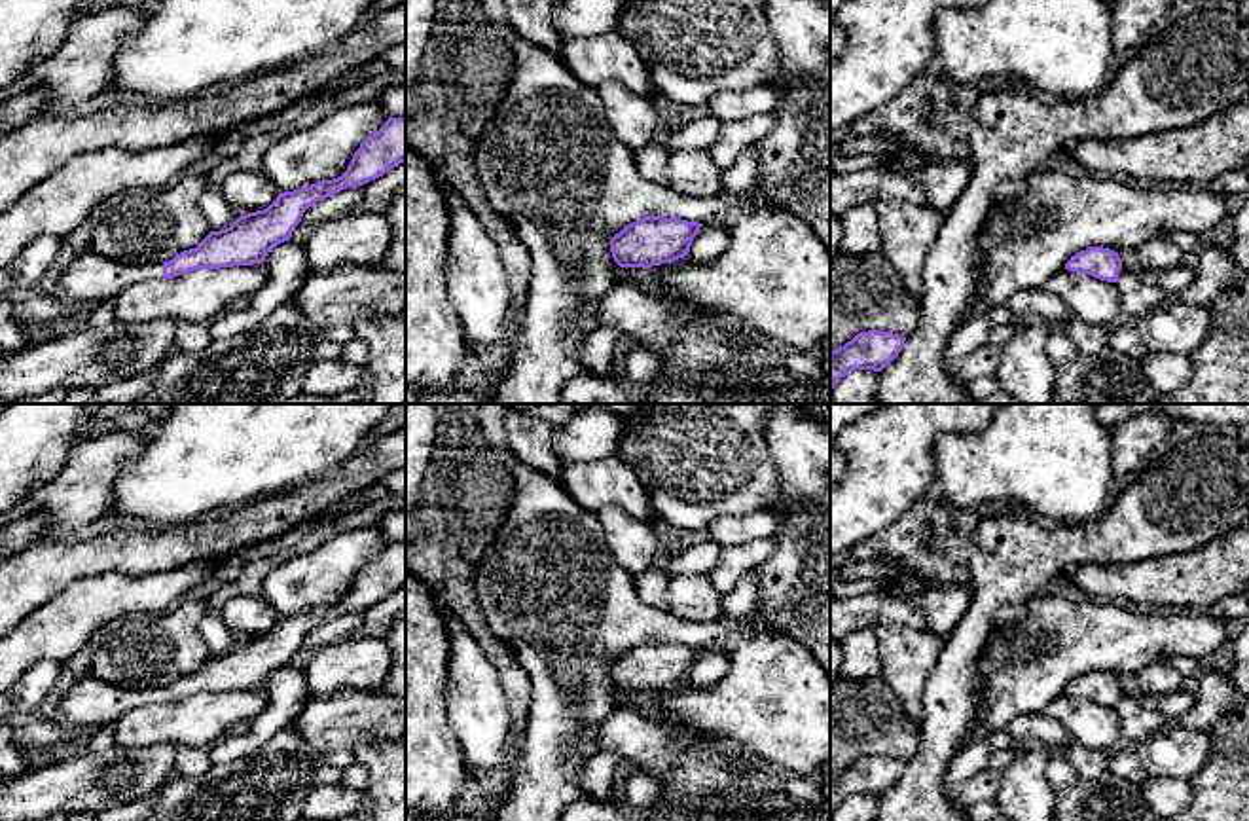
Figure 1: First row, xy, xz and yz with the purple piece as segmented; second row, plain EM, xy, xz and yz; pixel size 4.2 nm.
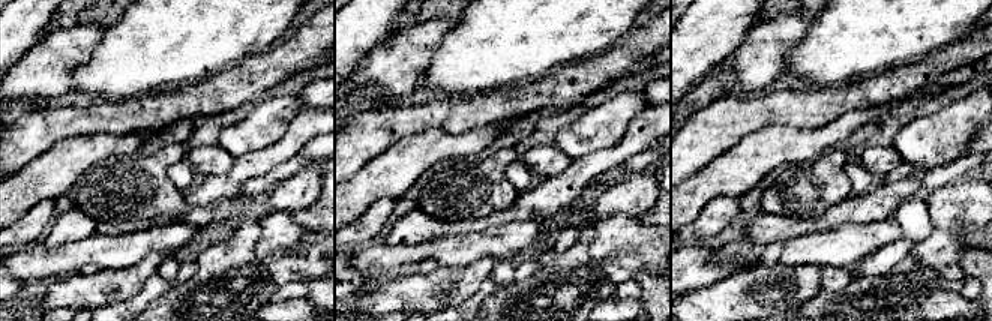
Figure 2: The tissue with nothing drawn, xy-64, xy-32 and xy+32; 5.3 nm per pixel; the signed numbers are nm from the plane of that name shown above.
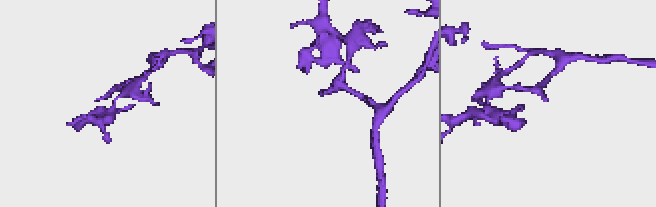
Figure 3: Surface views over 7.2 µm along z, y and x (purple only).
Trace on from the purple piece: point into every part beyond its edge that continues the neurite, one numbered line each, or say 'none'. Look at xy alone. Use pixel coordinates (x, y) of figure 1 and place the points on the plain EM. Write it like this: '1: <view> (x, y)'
1: xy (88, 702)

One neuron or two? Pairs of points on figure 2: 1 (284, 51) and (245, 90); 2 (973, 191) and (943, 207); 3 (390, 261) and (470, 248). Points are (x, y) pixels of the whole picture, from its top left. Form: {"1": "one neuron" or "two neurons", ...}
{"1": "one neuron", "2": "one neuron", "3": "one neuron"}

